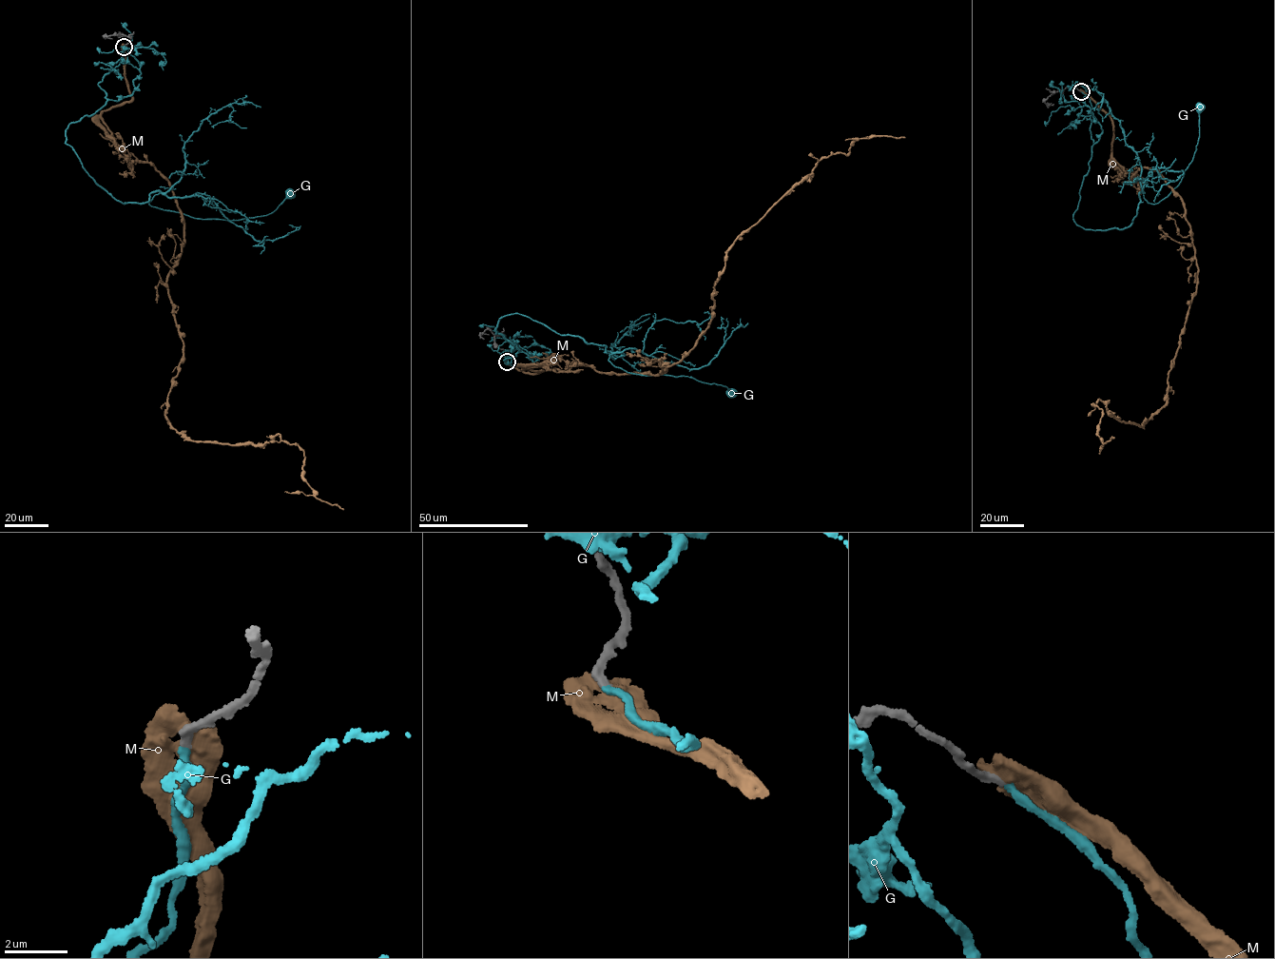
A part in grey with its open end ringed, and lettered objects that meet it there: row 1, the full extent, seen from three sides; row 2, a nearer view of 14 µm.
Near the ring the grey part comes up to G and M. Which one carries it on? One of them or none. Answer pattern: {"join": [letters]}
{"join": ["G"]}

